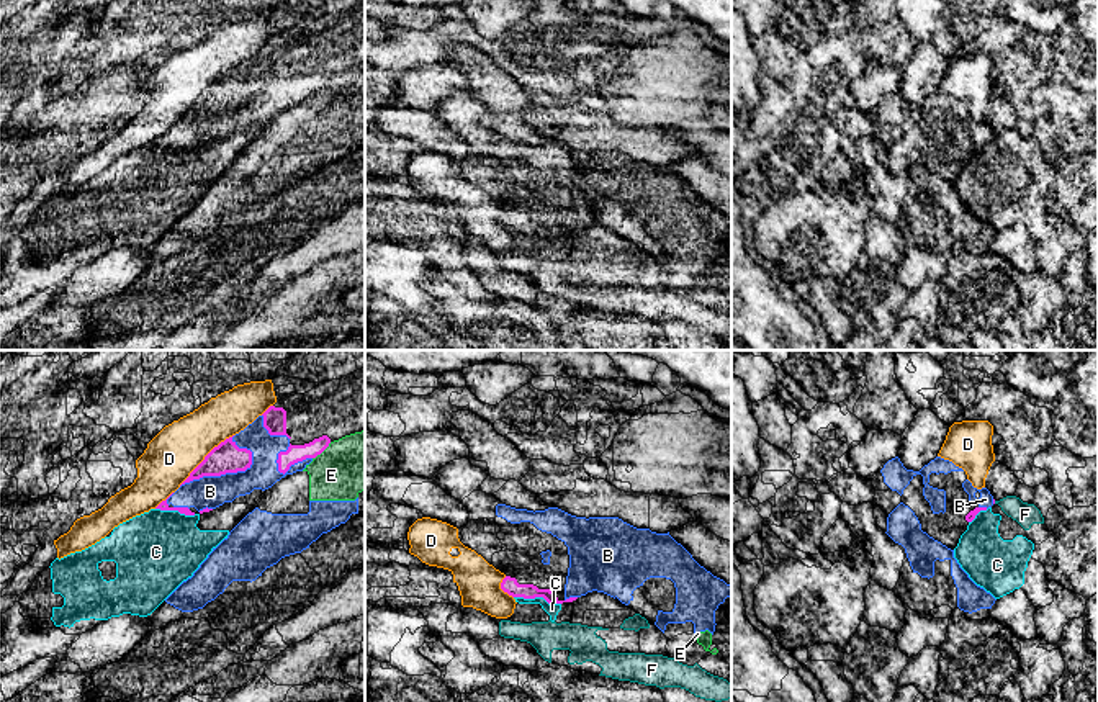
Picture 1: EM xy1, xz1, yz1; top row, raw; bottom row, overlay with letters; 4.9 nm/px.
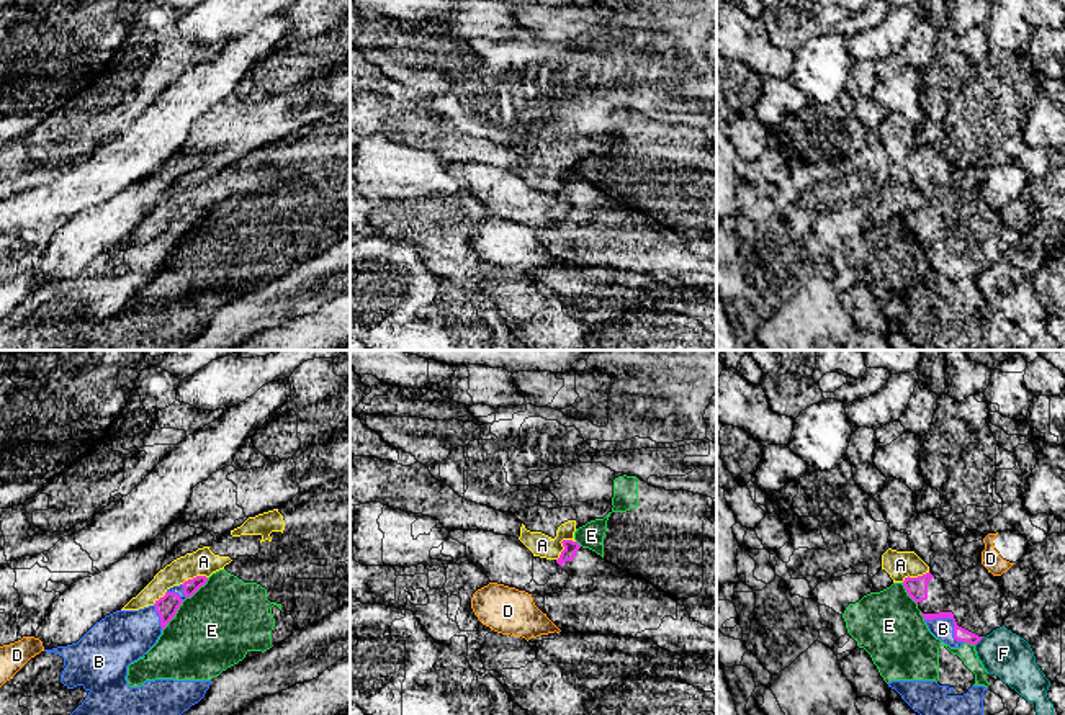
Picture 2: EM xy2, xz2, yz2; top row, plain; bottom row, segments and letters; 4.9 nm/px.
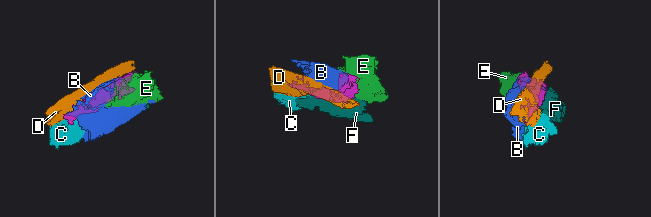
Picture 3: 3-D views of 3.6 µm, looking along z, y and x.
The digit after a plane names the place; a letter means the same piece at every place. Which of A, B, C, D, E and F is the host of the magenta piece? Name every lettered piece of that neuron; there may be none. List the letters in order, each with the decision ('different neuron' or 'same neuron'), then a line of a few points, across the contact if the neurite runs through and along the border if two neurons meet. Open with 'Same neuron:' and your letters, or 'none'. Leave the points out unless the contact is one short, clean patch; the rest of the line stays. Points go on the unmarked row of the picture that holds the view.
Same neuron: none
A: different neuron; line xz2 (575, 174), (561, 175), (563, 184), (557, 193)
B: different neuron
C: different neuron
D: different neuron
E: different neuron
F: different neuron

